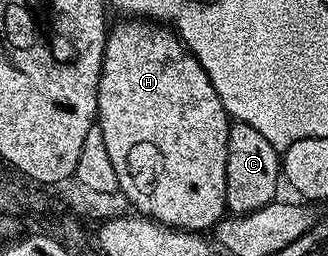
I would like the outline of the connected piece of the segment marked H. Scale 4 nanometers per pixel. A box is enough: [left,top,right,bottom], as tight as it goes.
[97,18,232,233]

